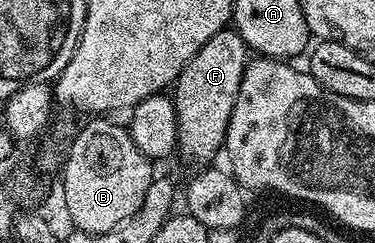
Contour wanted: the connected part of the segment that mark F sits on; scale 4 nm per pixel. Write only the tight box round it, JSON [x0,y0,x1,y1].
[172,28,248,163]

